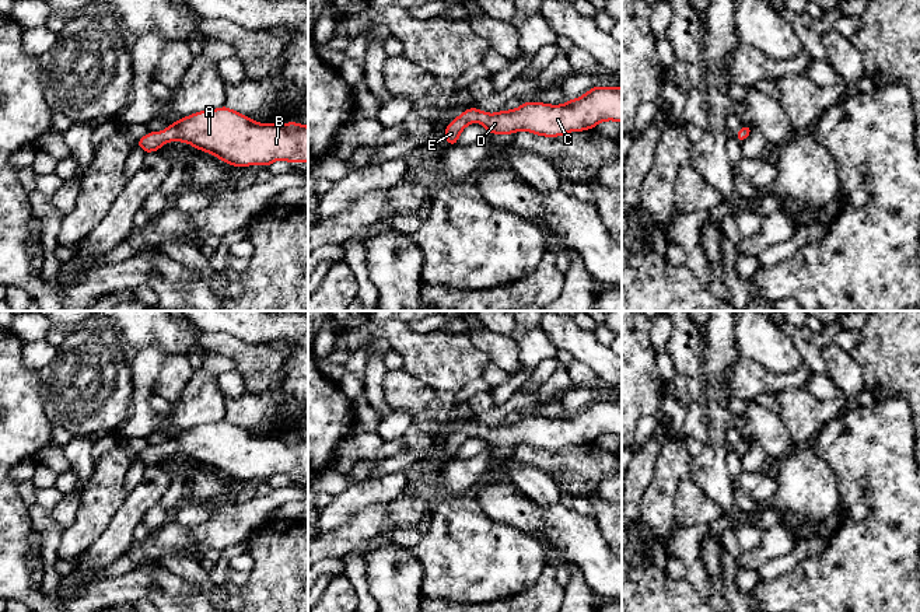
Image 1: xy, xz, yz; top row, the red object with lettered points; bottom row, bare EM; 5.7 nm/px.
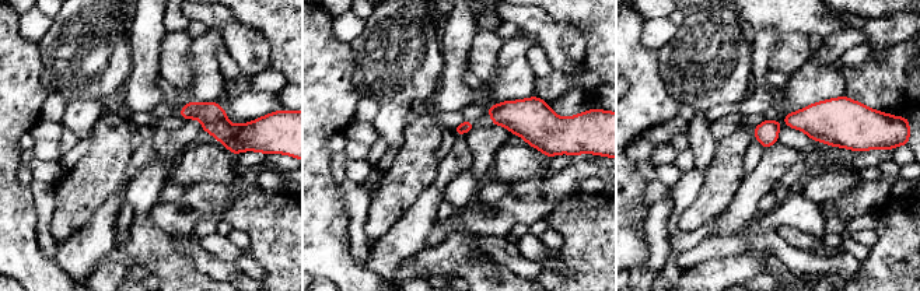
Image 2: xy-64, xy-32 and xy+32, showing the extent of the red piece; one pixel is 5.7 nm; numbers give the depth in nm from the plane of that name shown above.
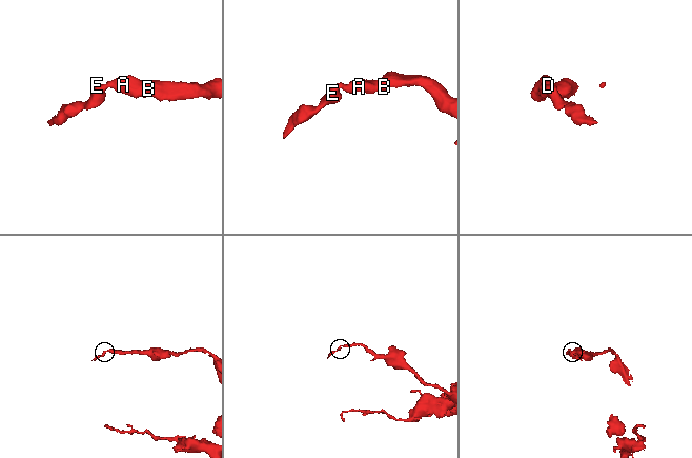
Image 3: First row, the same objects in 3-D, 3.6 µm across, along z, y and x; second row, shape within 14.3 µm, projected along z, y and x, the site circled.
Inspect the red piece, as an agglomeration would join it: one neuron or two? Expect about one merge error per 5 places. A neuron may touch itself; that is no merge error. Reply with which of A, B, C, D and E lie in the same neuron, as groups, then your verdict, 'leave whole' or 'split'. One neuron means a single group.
A B C D E; leave whole

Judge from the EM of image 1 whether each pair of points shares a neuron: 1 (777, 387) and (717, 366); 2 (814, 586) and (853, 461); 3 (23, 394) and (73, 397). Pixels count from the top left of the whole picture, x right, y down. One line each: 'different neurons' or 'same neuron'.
1: different neurons
2: same neuron
3: different neurons

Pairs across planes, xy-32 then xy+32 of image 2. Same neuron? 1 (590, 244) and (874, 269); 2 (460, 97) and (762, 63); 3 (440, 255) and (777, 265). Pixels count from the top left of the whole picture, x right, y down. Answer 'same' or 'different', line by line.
1: same
2: same
3: different

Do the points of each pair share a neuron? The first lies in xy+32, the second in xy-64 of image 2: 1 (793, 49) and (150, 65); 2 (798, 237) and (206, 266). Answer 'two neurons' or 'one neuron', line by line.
1: two neurons
2: one neuron

